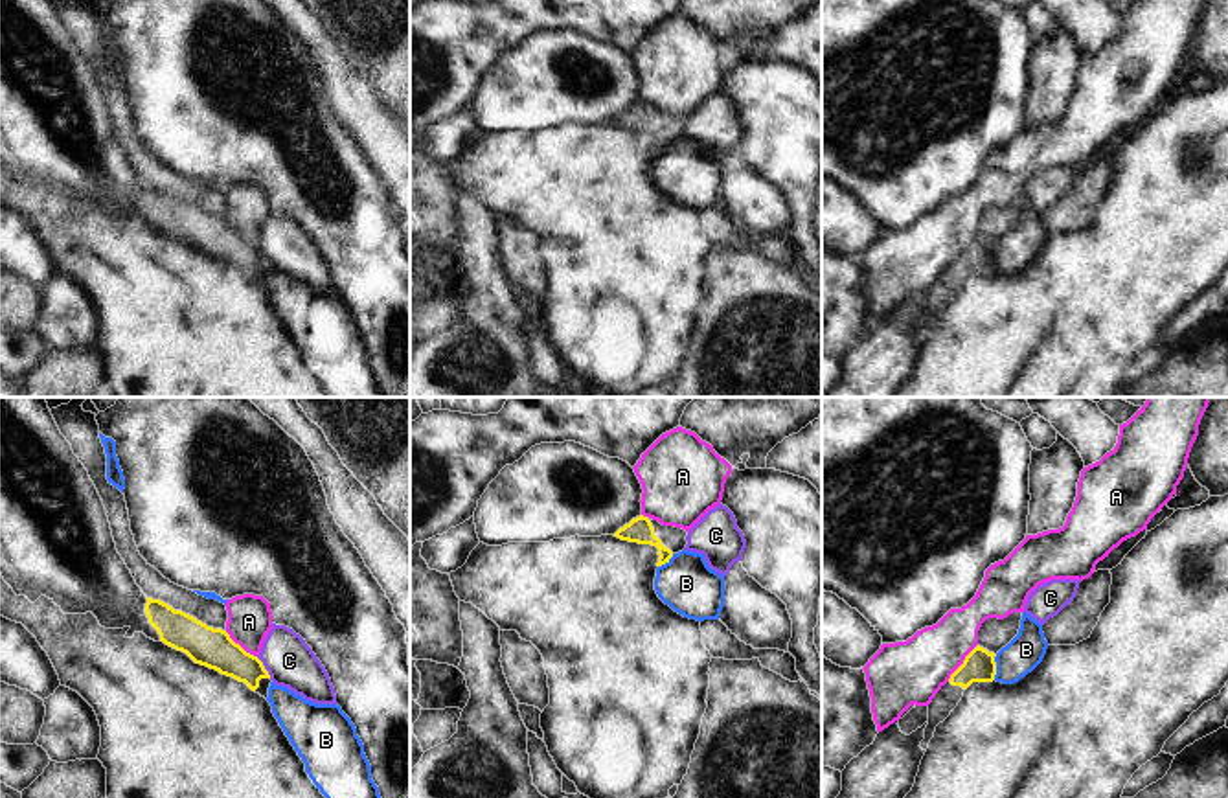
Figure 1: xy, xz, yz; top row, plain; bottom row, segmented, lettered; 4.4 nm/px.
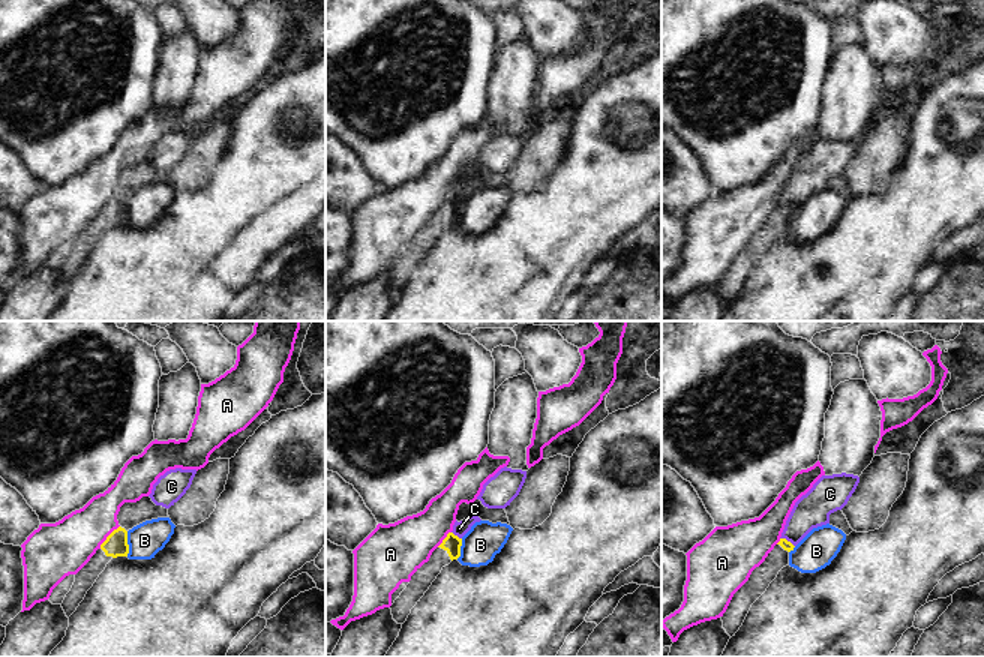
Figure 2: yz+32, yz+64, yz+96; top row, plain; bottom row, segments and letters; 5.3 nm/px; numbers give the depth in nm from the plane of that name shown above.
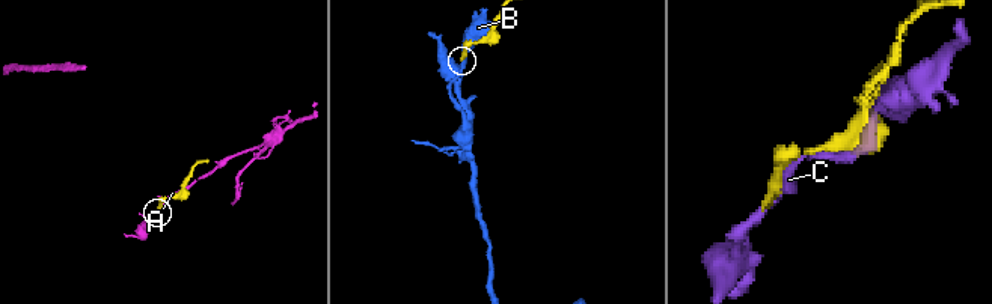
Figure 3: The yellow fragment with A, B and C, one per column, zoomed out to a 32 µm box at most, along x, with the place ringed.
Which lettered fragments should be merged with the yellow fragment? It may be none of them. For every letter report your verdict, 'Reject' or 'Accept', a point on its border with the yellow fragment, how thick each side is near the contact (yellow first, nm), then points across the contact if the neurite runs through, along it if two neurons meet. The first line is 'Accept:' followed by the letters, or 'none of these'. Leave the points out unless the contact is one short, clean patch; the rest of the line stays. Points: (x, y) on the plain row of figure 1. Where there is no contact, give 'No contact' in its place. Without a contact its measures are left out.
Accept: none of these
A: Reject. Touches yellow at yz (964, 250). Thickness 140 nm (yellow) against 280 nm. Boundary: yz (977, 232), (947, 269)
B: Reject. Touches yellow at yz (995, 256). Thickness 140 nm (yellow) against 160 nm
C: Reject. Touches yellow at xy (263, 256). Thickness 170 nm (yellow) against 220 nm.

